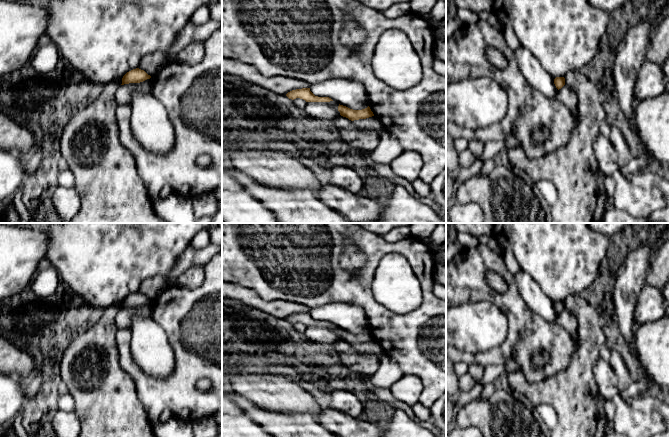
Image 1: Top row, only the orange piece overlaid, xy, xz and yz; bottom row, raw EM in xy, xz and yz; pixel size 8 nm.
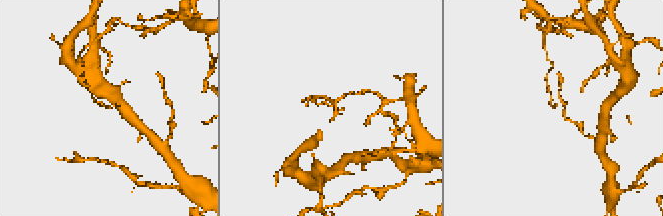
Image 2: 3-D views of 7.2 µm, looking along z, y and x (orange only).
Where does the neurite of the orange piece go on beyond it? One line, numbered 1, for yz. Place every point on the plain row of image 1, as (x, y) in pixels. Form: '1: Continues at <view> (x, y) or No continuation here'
1: No continuation here

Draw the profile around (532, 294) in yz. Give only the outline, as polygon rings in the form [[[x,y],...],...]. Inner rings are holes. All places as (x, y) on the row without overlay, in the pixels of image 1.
[[[520,270],[514,275],[514,278],[522,299],[531,311],[546,321],[555,323],[558,313],[554,308],[554,302],[544,293],[531,275]]]

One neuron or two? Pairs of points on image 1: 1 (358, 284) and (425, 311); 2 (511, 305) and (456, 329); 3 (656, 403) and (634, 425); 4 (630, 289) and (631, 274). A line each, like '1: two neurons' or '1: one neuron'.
1: one neuron
2: two neurons
3: one neuron
4: one neuron

